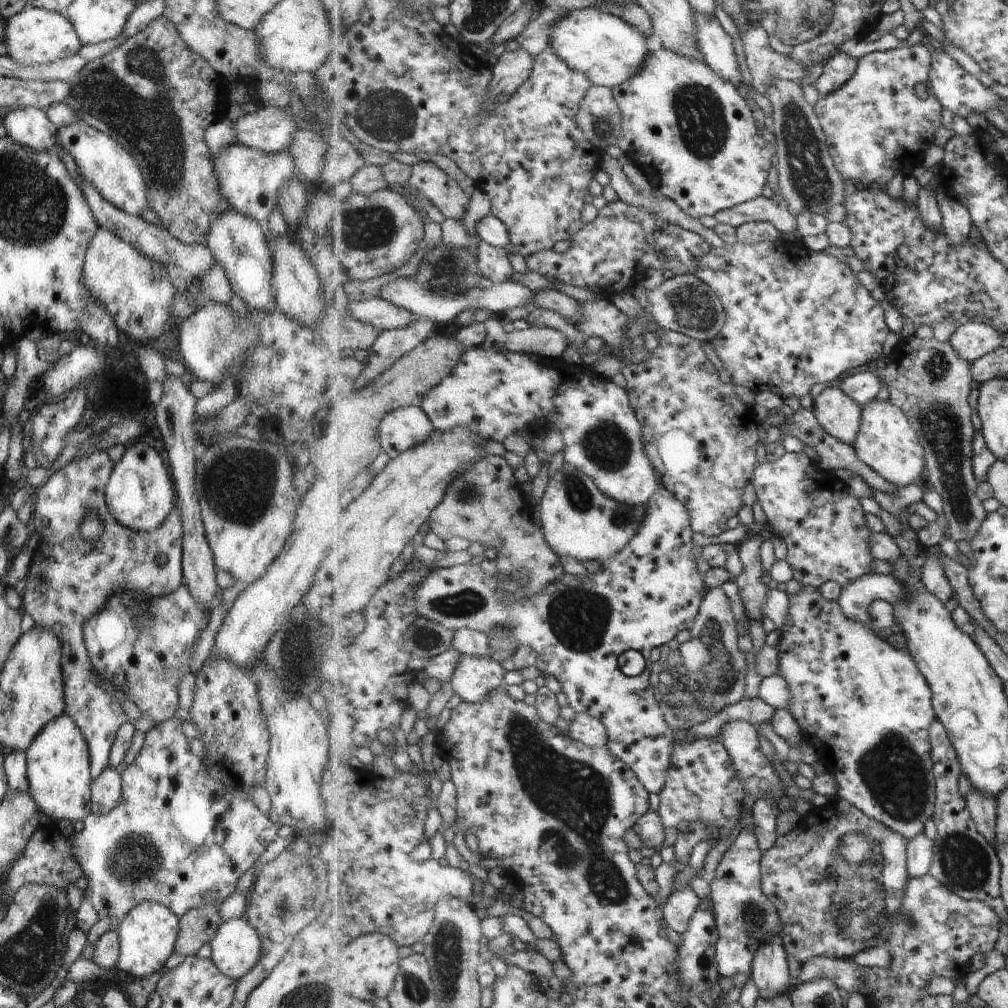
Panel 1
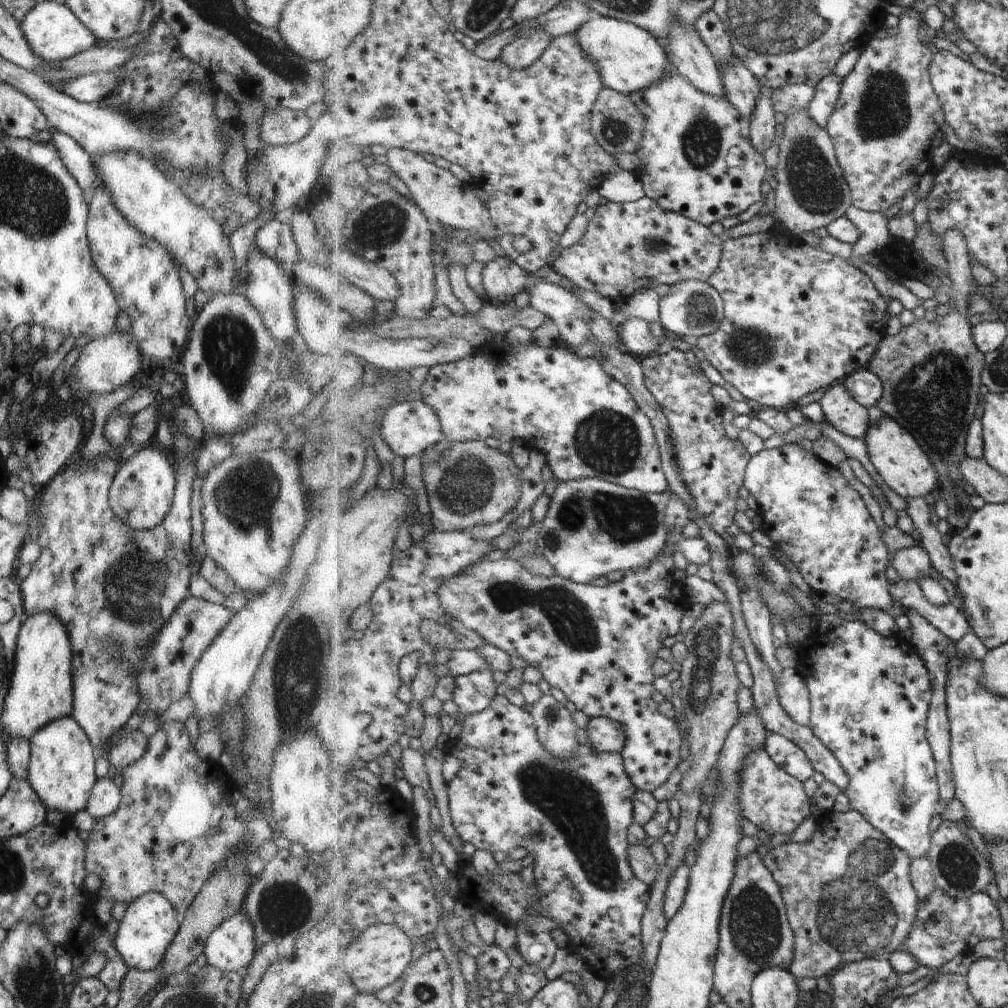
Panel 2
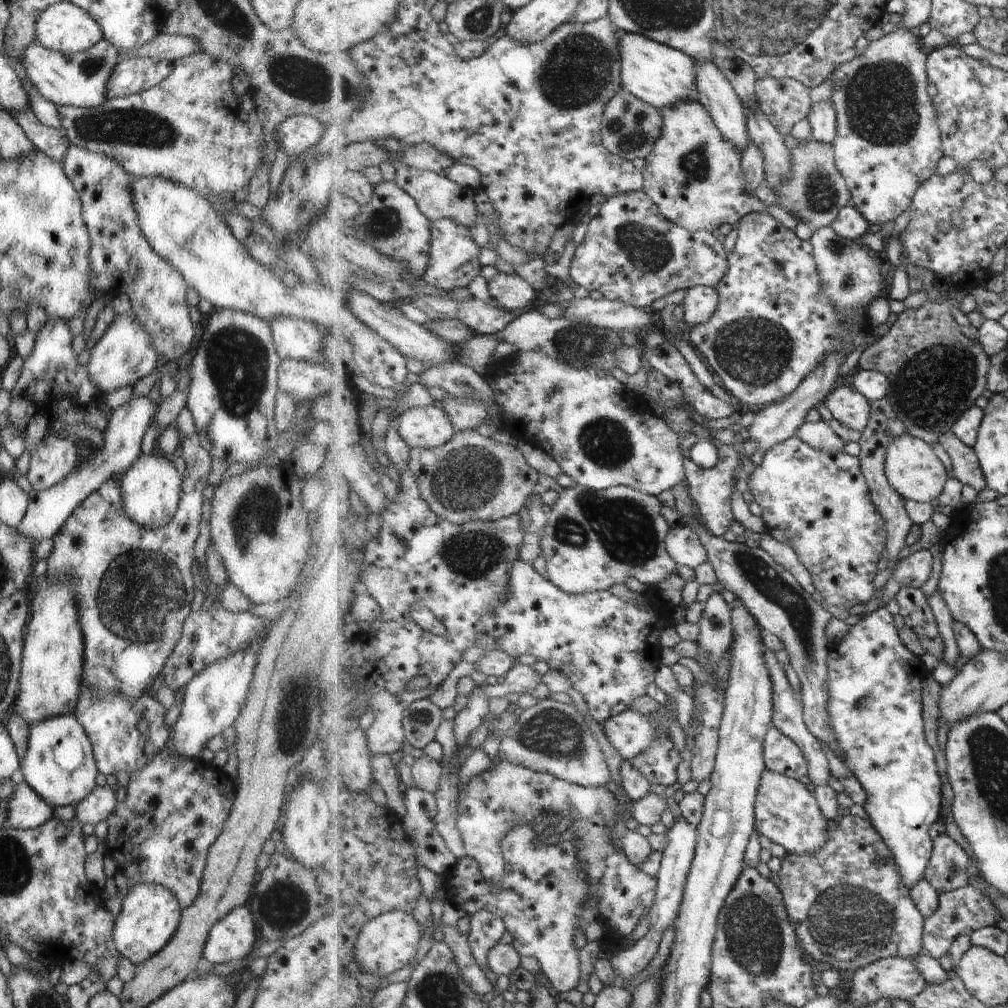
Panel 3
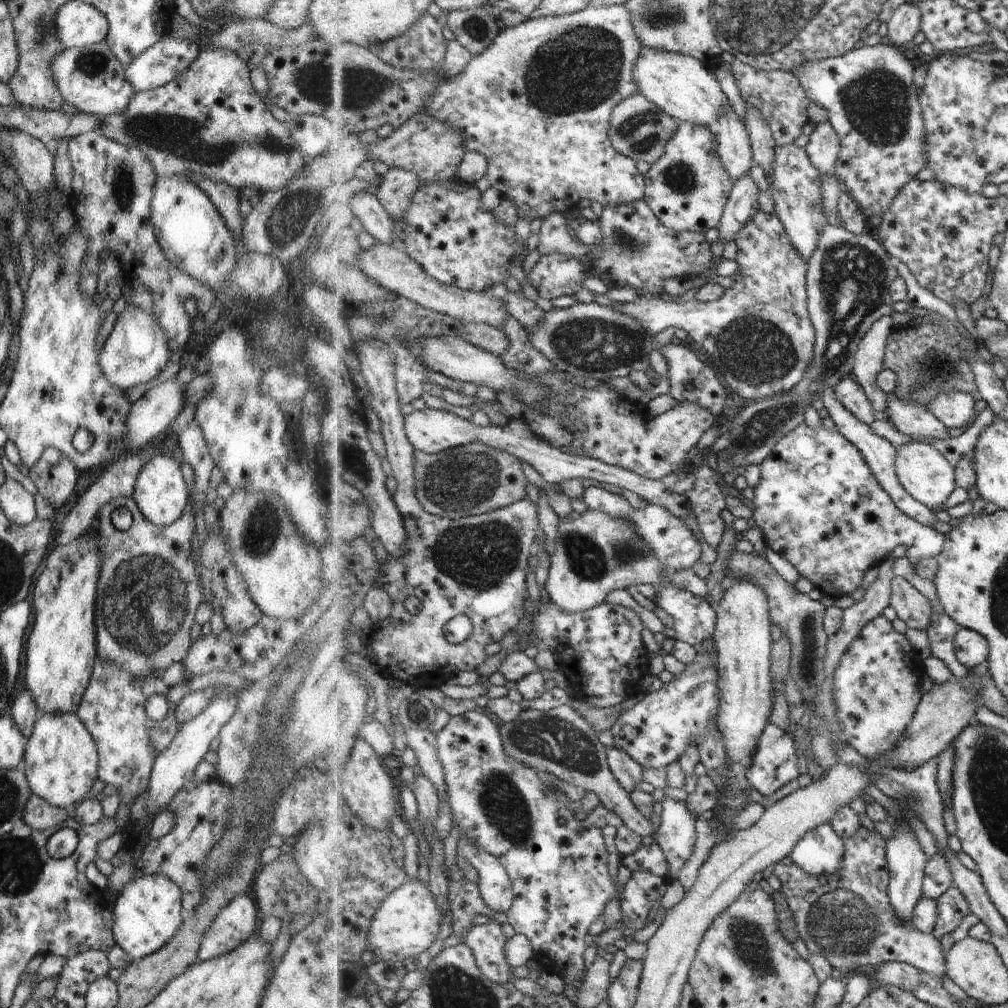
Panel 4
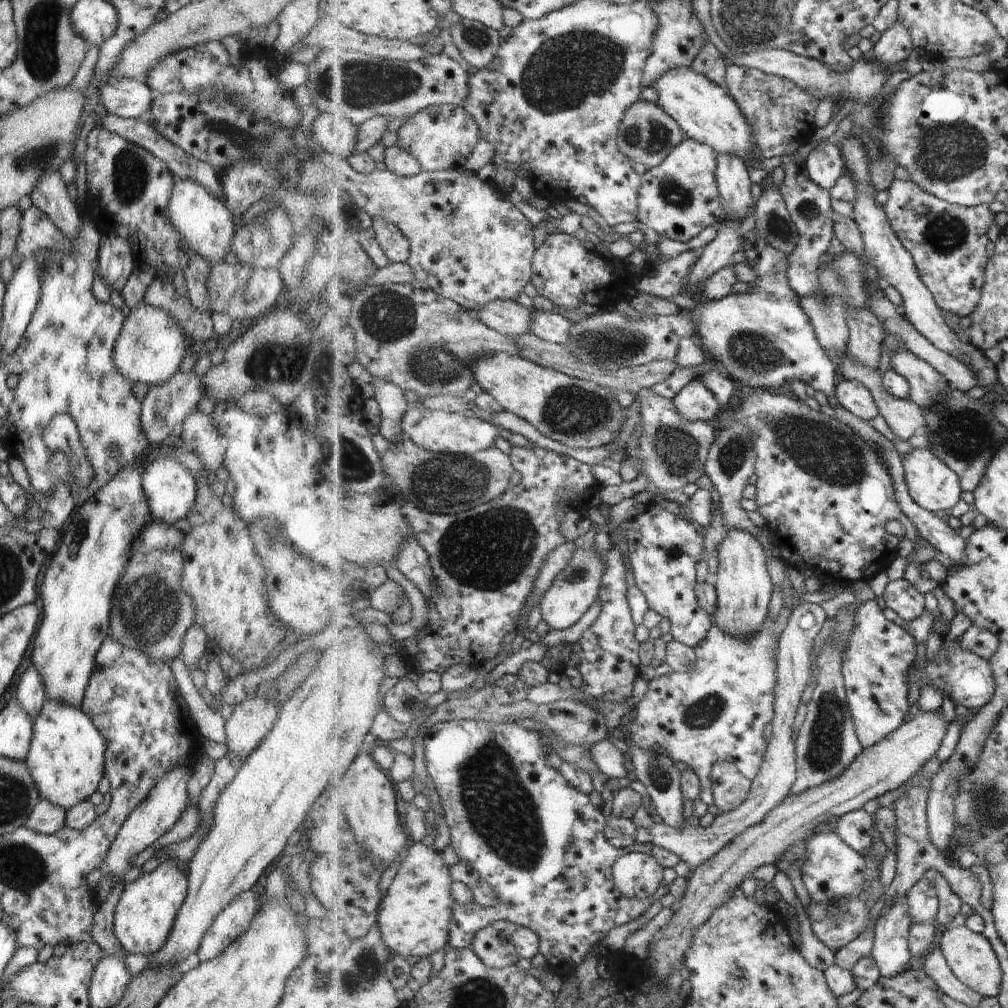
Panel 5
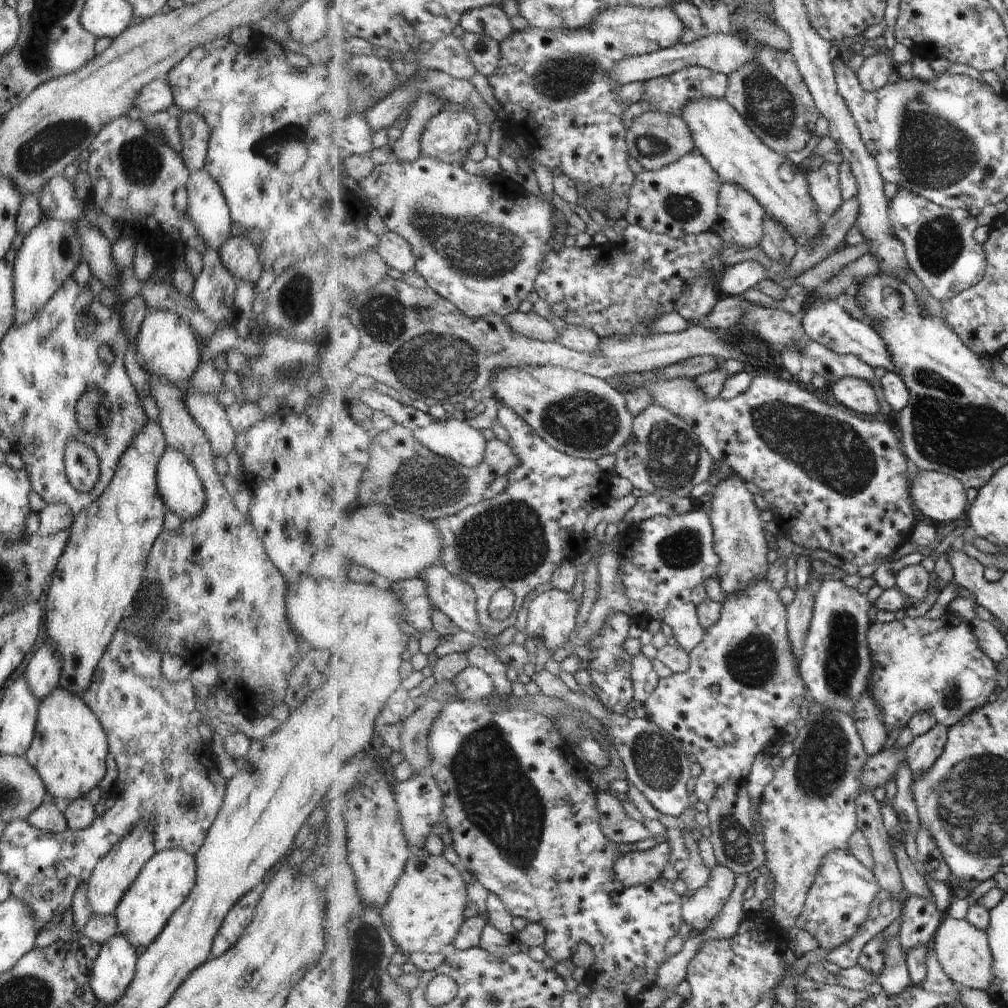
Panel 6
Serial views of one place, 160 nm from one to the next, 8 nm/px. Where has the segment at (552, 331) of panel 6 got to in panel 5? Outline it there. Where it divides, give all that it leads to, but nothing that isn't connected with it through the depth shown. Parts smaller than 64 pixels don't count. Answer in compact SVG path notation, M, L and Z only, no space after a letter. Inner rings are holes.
M505 299L494 300L476 310L476 318L488 327L510 337L521 336L530 330L533 309L526 308L519 302Z

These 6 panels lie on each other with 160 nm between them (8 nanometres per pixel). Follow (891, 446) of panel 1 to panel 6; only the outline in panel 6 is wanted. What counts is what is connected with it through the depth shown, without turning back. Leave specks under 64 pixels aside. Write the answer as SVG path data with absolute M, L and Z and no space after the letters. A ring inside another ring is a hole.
M915 470L910 476L915 509L931 525L953 523L967 512L966 486L954 476L939 471Z

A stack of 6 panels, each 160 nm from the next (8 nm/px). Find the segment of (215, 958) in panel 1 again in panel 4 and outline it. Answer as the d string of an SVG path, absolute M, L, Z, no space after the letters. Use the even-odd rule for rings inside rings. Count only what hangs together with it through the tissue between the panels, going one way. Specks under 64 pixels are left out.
M246 893L231 898L205 928L196 960L210 960L234 950L254 932L257 911Z

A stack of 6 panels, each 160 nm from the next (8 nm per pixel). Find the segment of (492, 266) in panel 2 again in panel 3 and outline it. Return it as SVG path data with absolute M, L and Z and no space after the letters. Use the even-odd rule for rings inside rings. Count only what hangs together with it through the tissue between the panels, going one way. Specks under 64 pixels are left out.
M519 274L495 275L488 282L487 290L500 306L509 312L519 312L536 301L536 292L533 286L523 280Z

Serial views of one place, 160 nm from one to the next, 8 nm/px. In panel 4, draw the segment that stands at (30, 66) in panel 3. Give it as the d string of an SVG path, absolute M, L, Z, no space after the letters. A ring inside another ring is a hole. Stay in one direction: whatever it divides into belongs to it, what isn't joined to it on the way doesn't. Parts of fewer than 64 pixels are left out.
M104 41L85 47L62 48L51 60L49 70L63 103L73 104L78 112L115 116L125 110L127 102L131 102L129 98L135 94L125 78L123 64L112 56Z

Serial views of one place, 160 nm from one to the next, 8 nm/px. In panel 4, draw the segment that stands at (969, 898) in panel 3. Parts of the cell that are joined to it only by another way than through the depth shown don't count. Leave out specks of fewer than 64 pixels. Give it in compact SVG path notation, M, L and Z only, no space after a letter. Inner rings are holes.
M955 886L945 892L937 902L937 926L934 936L941 940L943 936L955 932L962 917L971 913L971 910L963 892Z

